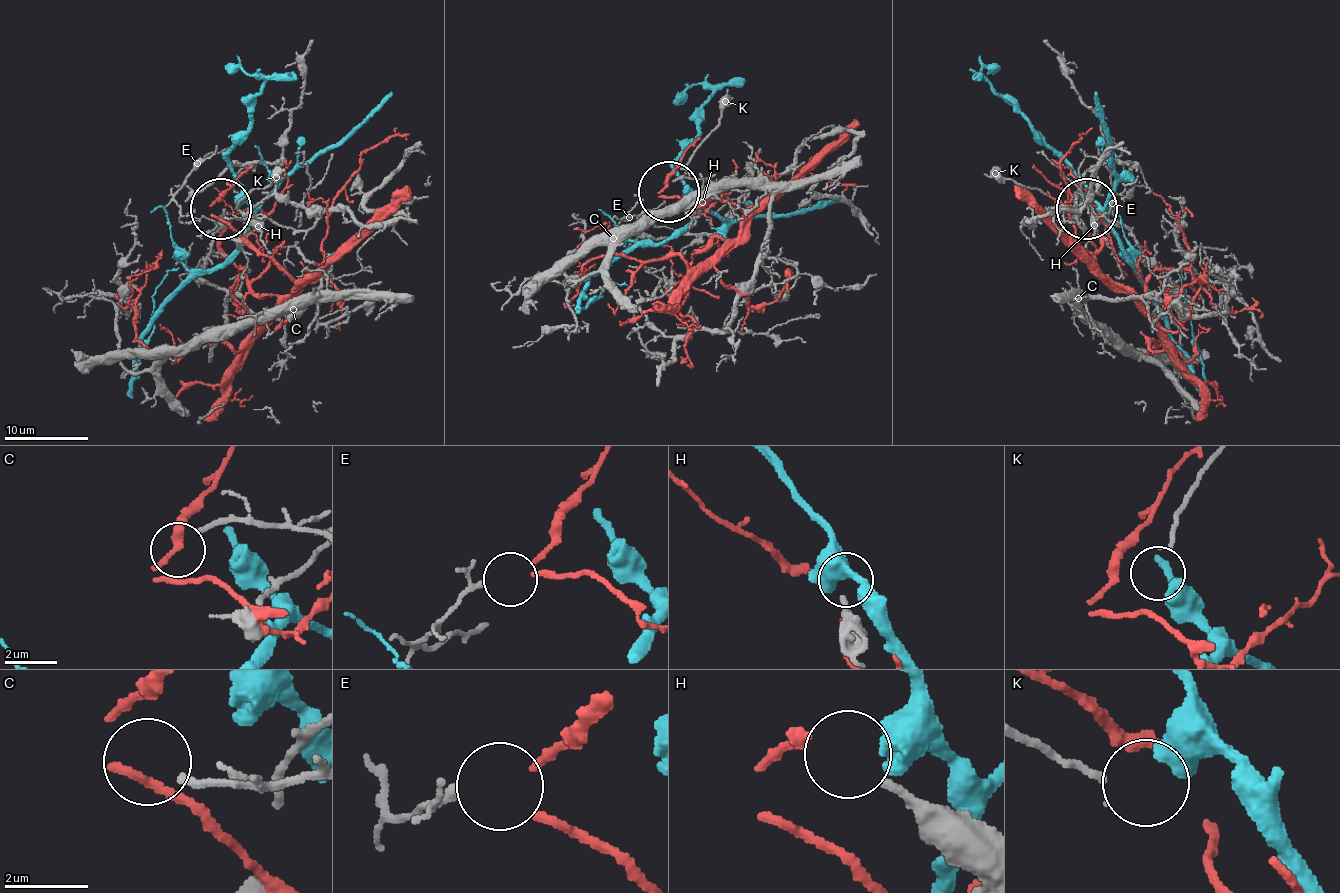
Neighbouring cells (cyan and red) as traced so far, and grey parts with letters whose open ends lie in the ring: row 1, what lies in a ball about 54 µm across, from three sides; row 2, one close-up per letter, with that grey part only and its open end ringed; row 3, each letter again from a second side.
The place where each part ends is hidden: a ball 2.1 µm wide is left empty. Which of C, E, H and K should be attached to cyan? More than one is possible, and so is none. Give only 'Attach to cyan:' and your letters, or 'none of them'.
Attach to cyan: K

